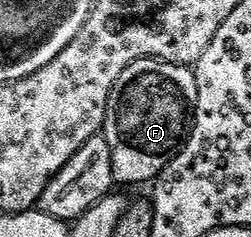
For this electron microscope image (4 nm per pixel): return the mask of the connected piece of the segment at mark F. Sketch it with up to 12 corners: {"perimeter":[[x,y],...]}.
{"perimeter":[[140,59],[103,128],[118,184],[152,184],[196,110],[188,66]]}

